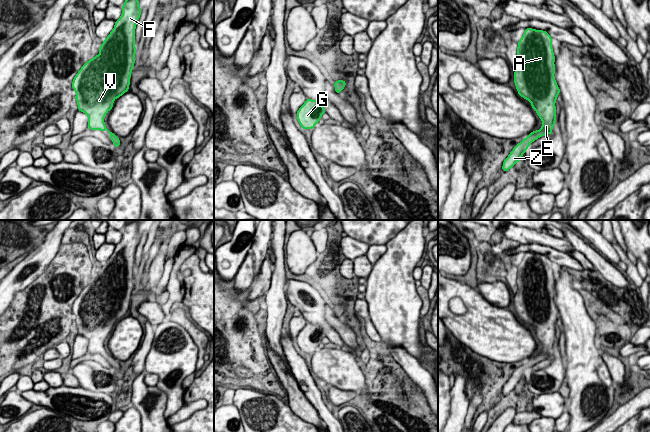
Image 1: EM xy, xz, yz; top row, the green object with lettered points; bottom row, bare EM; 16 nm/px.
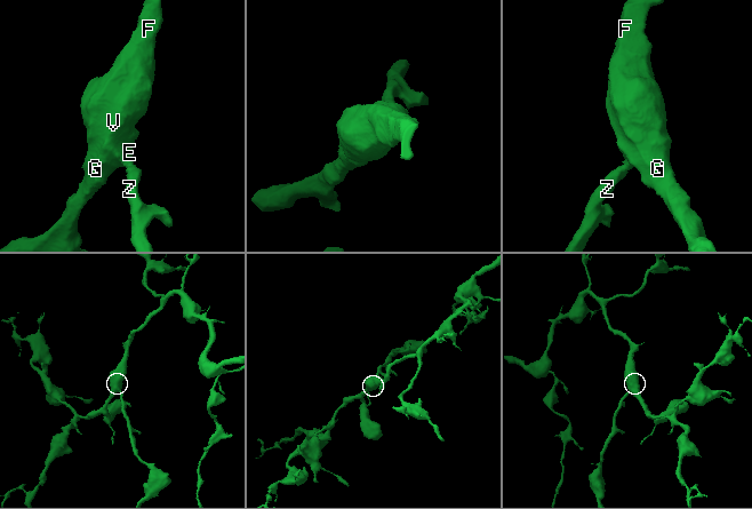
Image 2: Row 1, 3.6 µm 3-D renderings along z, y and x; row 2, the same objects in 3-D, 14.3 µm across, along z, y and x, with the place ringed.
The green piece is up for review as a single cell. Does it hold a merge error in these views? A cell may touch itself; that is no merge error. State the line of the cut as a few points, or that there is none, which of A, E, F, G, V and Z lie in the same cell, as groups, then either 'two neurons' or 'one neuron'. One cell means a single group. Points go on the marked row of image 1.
no cut; A E F G V Z; one neuron

